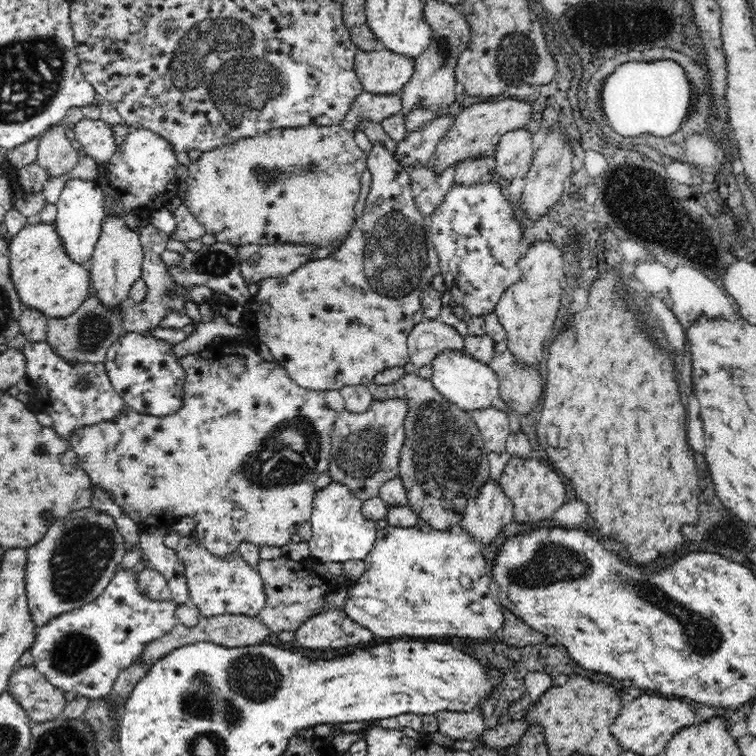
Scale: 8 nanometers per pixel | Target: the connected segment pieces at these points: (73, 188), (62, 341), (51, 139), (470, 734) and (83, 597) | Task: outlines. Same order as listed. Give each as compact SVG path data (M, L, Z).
M68 179L56 203L57 215L53 226L60 238L65 254L74 264L88 266L92 260L98 237L101 235L104 214L104 191L99 190L95 180Z
M92 292L70 316L63 319L48 318L47 338L44 341L60 358L67 361L104 363L108 348L122 337L122 310L125 307L127 304L120 306L120 310L107 310L98 303Z
M61 122L41 134L36 152L36 164L45 170L48 180L70 172L80 158L77 145Z
M479 706L468 712L440 711L435 715L439 731L454 741L478 740L486 728Z
M88 506L53 521L39 543L26 549L25 587L37 627L99 598L126 552L123 533L110 513Z

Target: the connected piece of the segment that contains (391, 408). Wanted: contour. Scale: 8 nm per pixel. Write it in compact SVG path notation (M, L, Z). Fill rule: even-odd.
M403 398L392 400L373 400L368 410L363 413L354 413L348 409L338 412L335 428L331 434L331 457L328 464L328 484L340 483L348 487L352 494L360 500L376 497L385 482L397 476L397 466L401 446L405 442L404 418L406 415L407 401Z

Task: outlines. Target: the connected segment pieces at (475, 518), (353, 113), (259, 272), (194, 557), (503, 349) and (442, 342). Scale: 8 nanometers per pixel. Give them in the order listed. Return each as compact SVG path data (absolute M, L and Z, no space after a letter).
M489 478L477 496L467 502L464 517L459 524L478 546L490 546L494 544L503 526L512 520L512 502L505 498L499 481Z
M361 91L352 100L352 106L340 124L354 133L356 130L360 131L359 120L382 124L384 119L400 113L400 110L402 110L402 97L398 93L374 95Z
M296 243L234 246L240 255L240 271L247 286L266 279L286 277L311 261L312 246Z
M179 536L180 541L175 548L178 558L185 566L185 577L189 590L189 597L197 606L197 610L204 617L216 615L246 615L251 617L258 616L258 613L264 608L266 602L266 593L262 577L259 570L250 566L240 555L239 551L232 552L228 558L220 559L203 550L201 546L193 543L192 536Z
M505 340L495 343L494 356L489 362L500 381L500 398L518 414L528 414L538 406L544 388L538 370L513 362Z
M424 318L412 328L407 345L410 362L418 370L422 366L430 365L434 357L446 349L461 350L464 346L464 337L456 328L438 319Z

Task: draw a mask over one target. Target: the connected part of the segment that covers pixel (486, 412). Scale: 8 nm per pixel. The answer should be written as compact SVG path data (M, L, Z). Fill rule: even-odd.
M493 407L483 408L482 411L471 411L471 417L480 429L486 451L504 453L510 432L508 415L505 411Z

